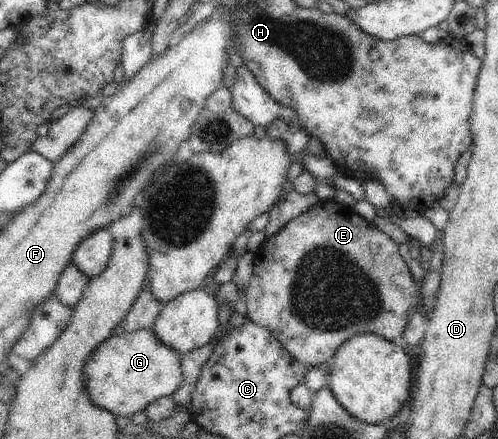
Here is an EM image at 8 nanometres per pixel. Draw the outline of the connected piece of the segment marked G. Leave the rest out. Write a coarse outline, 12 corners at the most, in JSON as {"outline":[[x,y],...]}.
{"outline":[[152,328],[111,334],[85,362],[91,403],[131,418],[171,396],[181,358]]}

